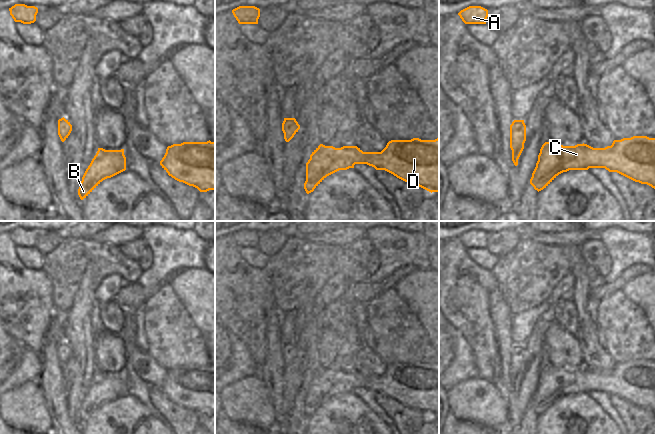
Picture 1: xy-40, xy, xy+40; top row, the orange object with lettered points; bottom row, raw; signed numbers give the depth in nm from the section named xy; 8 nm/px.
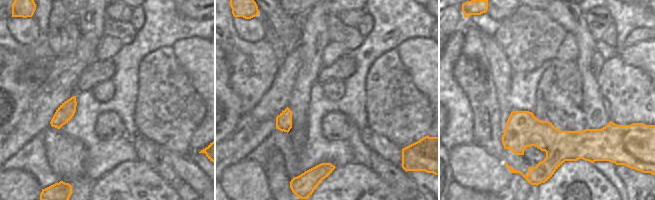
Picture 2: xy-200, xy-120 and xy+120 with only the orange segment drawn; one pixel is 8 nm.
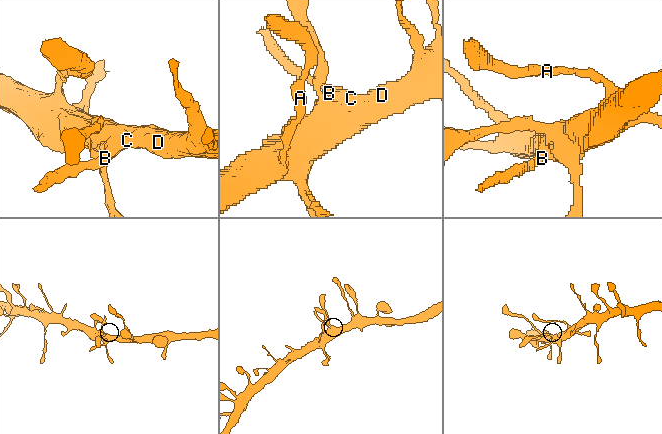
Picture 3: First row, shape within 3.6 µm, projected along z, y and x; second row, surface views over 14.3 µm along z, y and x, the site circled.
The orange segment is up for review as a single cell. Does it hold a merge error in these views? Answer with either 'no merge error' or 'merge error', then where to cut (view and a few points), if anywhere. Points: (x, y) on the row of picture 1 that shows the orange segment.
no merge error; cut none

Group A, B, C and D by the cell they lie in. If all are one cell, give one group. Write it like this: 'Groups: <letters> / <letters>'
Groups: A B C D.

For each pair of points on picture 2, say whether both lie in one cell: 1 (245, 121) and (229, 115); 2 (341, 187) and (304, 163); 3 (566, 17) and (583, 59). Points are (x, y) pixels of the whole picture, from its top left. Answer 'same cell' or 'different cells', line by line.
1: different cells
2: different cells
3: same cell

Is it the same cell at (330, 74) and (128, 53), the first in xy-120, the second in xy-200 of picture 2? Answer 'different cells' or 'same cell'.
different cells

